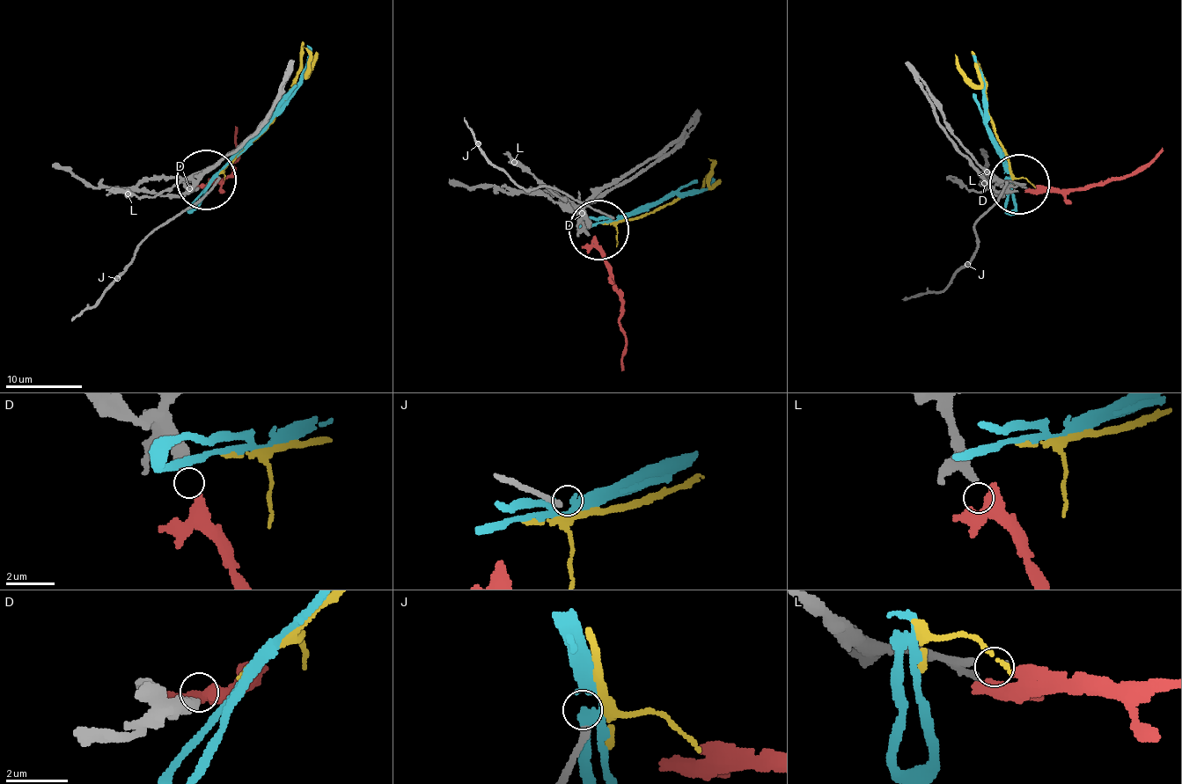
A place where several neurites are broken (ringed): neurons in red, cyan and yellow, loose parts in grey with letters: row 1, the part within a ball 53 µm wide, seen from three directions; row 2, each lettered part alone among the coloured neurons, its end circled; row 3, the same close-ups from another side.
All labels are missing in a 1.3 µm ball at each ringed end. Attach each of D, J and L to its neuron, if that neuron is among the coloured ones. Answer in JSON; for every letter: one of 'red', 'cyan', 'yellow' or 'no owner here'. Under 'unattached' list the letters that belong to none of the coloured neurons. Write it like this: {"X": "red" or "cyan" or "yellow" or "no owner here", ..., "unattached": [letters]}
{"D": "red", "J": "cyan", "L": "no owner here", "unattached": ["L"]}

